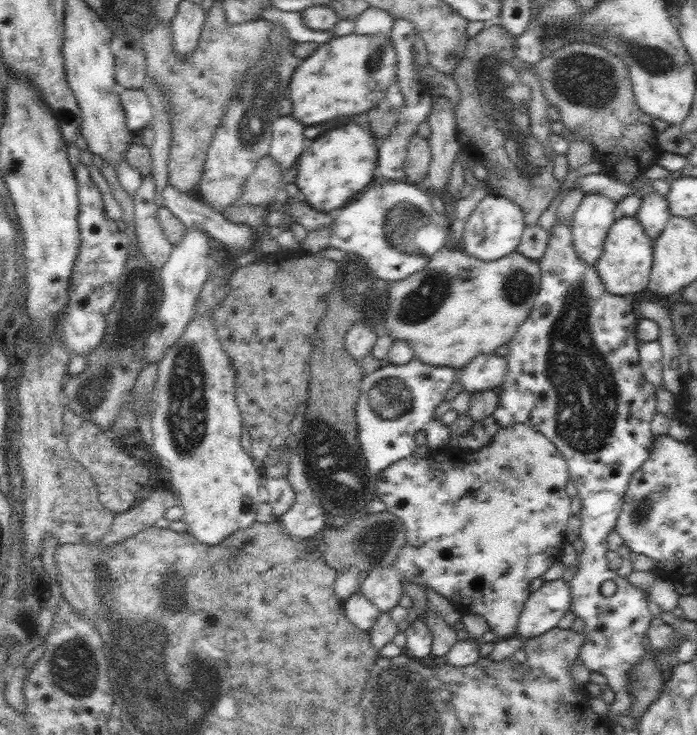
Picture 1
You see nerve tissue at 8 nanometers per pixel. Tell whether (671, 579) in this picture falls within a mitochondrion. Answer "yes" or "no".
no

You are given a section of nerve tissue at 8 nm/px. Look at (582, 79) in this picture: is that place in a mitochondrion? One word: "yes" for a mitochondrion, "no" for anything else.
yes

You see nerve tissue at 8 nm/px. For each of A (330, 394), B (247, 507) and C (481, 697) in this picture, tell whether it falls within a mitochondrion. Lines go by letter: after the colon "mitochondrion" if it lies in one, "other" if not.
A: other
B: other
C: other

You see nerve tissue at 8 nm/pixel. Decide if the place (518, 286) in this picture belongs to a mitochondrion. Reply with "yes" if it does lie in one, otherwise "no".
yes

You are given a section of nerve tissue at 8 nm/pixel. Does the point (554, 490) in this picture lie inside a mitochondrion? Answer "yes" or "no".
no

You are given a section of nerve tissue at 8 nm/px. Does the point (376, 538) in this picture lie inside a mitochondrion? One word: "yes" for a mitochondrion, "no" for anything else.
yes

